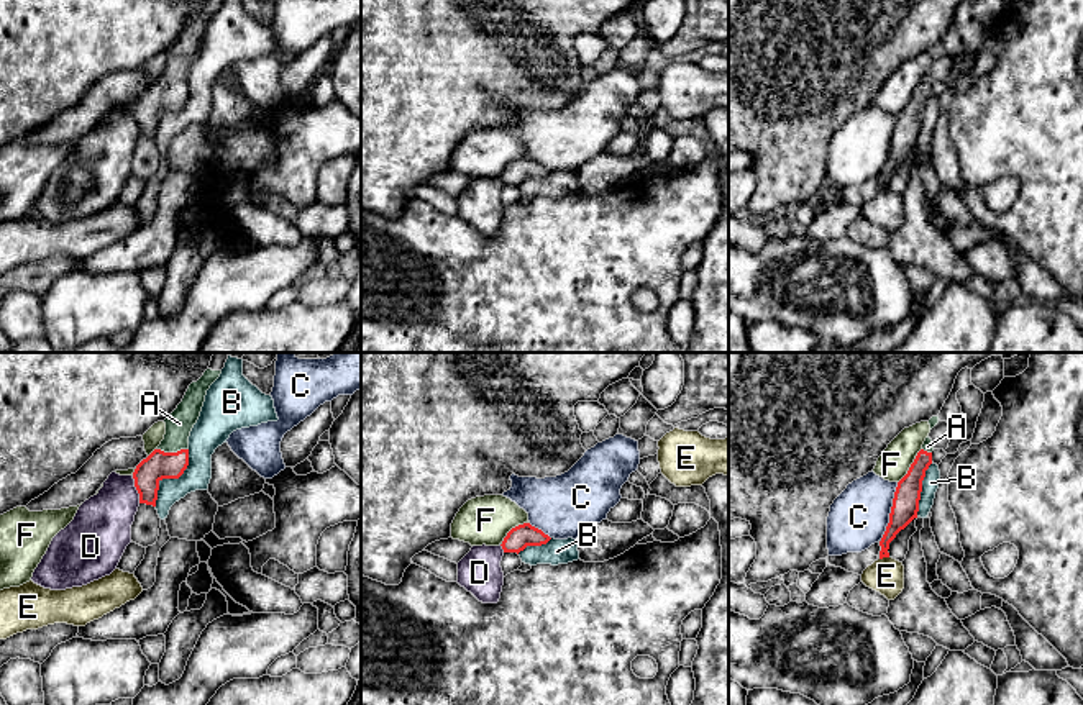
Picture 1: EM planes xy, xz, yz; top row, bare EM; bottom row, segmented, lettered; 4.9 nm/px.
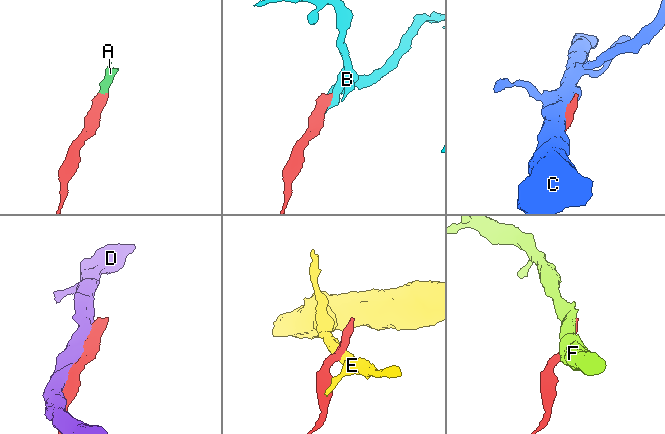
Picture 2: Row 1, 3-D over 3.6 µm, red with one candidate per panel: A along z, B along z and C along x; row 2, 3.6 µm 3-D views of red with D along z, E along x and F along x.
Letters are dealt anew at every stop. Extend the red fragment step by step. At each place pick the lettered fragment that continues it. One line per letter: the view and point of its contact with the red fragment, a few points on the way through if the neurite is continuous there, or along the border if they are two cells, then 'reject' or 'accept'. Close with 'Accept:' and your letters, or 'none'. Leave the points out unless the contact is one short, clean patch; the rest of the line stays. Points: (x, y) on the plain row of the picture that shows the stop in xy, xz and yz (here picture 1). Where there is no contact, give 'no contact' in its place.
A: meets red in xy at (173, 86); runs through xy (159, 97), (173, 86), (179, 56); accept
B: meets red in xy at (171, 110); border along xy (189, 82), (187, 100), (159, 115), (155, 138); reject
C: meets red in yz at (891, 145); reject
D: meets red in xy at (137, 122); reject
E: meets red in yz at (883, 189); border along yz (888, 189), (880, 192); reject
F: meets red in xz at (512, 161); reject
Accept: A

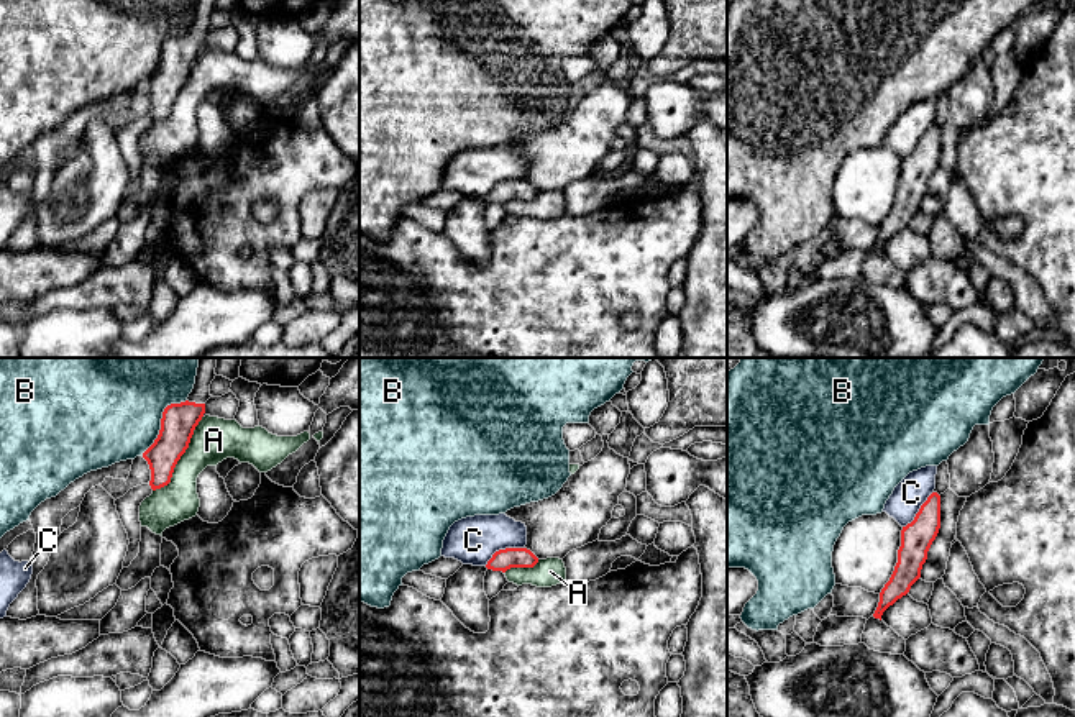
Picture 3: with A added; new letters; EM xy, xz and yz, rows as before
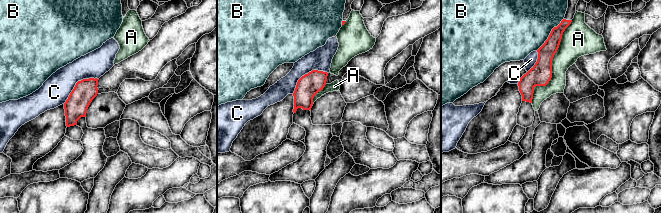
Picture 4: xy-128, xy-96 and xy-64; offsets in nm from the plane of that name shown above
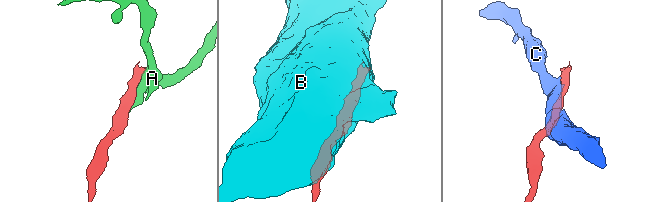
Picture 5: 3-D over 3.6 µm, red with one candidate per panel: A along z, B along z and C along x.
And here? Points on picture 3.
A: meets red in xy at (181, 87); border along xy (202, 48), (171, 112), (153, 123); reject
B: meets red in xy at (161, 54); border along xy (186, 31), (164, 41), (160, 66), (141, 87); reject
C: meets red in xz at (503, 182); reject
Accept: none

